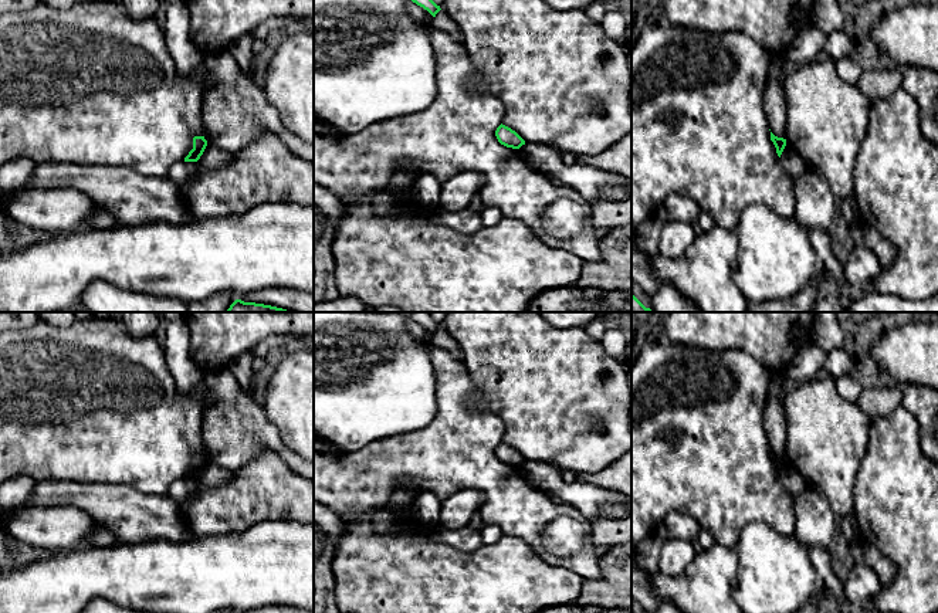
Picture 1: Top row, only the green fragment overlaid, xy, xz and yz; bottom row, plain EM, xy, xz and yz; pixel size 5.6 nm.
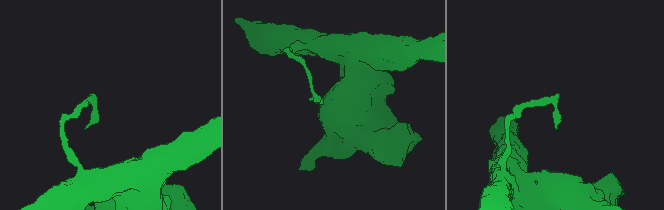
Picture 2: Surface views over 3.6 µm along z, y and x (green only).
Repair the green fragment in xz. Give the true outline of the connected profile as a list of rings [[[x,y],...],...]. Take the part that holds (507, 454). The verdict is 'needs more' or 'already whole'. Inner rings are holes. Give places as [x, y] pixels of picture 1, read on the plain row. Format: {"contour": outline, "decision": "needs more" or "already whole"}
{"contour": [[[502,441],[497,446],[495,454],[498,460],[507,465],[519,467],[525,463],[525,458],[515,448]]], "decision": "already whole"}

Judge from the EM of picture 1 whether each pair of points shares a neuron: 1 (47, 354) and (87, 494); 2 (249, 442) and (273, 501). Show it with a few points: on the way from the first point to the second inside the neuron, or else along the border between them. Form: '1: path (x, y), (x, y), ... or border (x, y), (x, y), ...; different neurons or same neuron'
1: border (51, 478), (118, 483); different neurons
2: border (287, 463), (276, 453), (261, 449), (233, 470); different neurons

